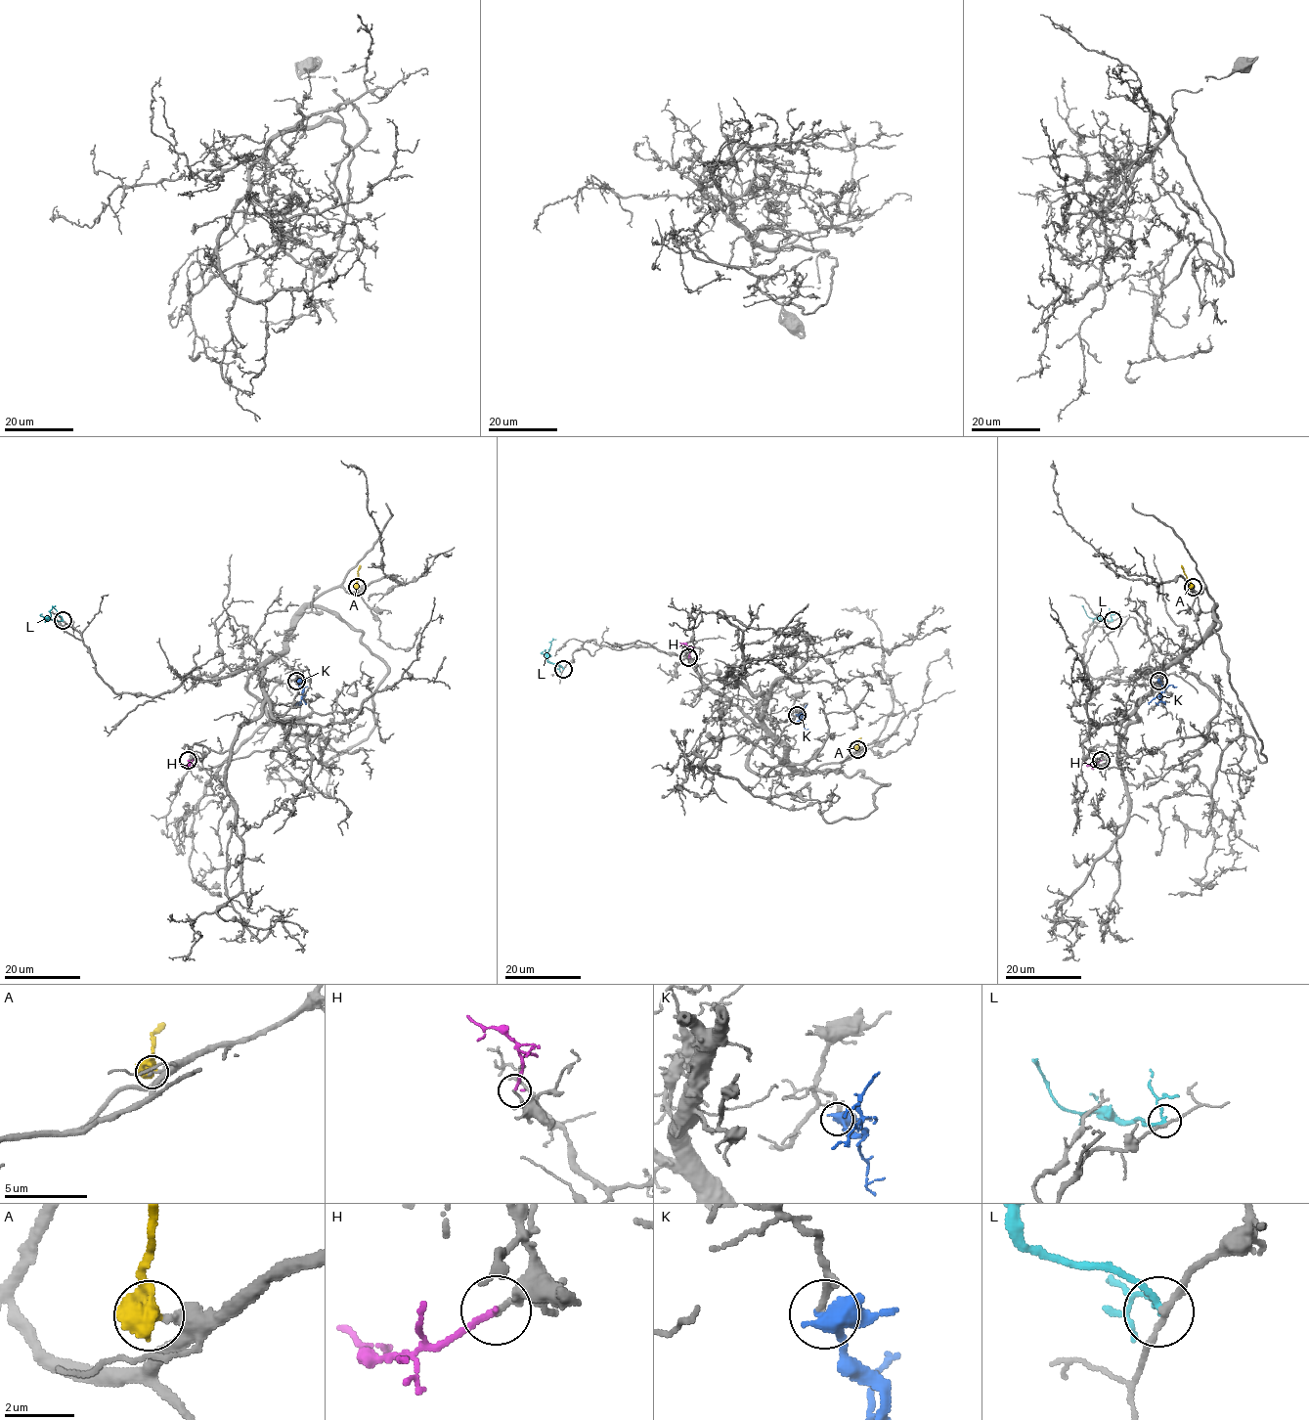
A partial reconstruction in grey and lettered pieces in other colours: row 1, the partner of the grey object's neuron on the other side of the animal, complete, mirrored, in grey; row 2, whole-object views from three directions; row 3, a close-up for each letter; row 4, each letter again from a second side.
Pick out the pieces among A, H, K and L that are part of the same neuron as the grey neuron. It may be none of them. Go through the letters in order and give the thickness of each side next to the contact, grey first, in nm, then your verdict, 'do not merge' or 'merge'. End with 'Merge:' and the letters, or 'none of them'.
A: calibres 240 and 900 nm; do not merge
H: calibres 140 and 160 nm; do not merge
K: calibres 180 and 480 nm; merge
L: calibres 180 and 150 nm; do not merge
Merge: K

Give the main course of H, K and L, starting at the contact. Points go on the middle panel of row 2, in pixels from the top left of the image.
H: (688, 658), (689, 647), (677, 641)
K: (798, 715), (804, 718), (806, 733)
L: (563, 668), (547, 661), (550, 642), (555, 640)

